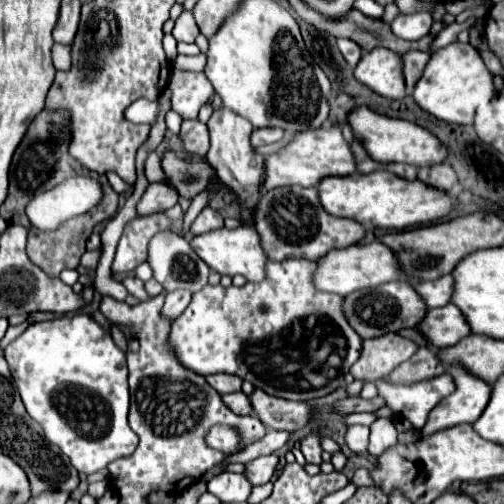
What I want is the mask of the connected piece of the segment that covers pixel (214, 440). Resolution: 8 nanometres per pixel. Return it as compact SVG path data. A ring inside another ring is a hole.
M217 424L213 426L207 436L205 436L205 442L219 450L219 452L225 452L225 454L235 454L243 448L243 440L241 440L241 432L239 428L233 428L233 426L225 426L225 424Z

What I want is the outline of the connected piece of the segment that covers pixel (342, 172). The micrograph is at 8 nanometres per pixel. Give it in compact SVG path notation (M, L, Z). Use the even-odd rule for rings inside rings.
M321 126L315 130L295 134L293 142L277 154L267 158L269 164L269 190L277 186L315 186L327 176L351 176L357 172L357 162L351 144L341 136L339 126Z

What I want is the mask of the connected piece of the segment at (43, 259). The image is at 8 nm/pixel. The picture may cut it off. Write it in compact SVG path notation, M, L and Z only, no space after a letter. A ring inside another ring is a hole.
M105 174L99 176L99 180L101 180L101 184L103 184L105 196L103 196L101 204L99 204L97 208L93 208L93 212L87 212L85 216L77 216L77 218L69 220L69 224L61 226L57 232L47 232L47 234L45 234L45 232L37 232L35 228L29 228L27 256L29 256L29 260L31 260L35 266L39 266L47 276L57 278L63 268L77 268L77 266L79 266L79 258L81 258L83 252L85 252L85 244L87 244L87 238L89 238L93 226L99 224L101 220L107 220L107 218L115 216L119 194L111 188L111 184L109 184L109 180L107 180Z

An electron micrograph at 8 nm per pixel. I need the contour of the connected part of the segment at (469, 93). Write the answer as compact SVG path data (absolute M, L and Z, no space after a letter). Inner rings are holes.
M453 42L437 50L429 58L423 76L415 84L413 100L423 112L431 114L437 120L443 120L449 124L471 124L479 98L489 102L493 92L495 92L493 76L485 68L479 52L471 44Z

